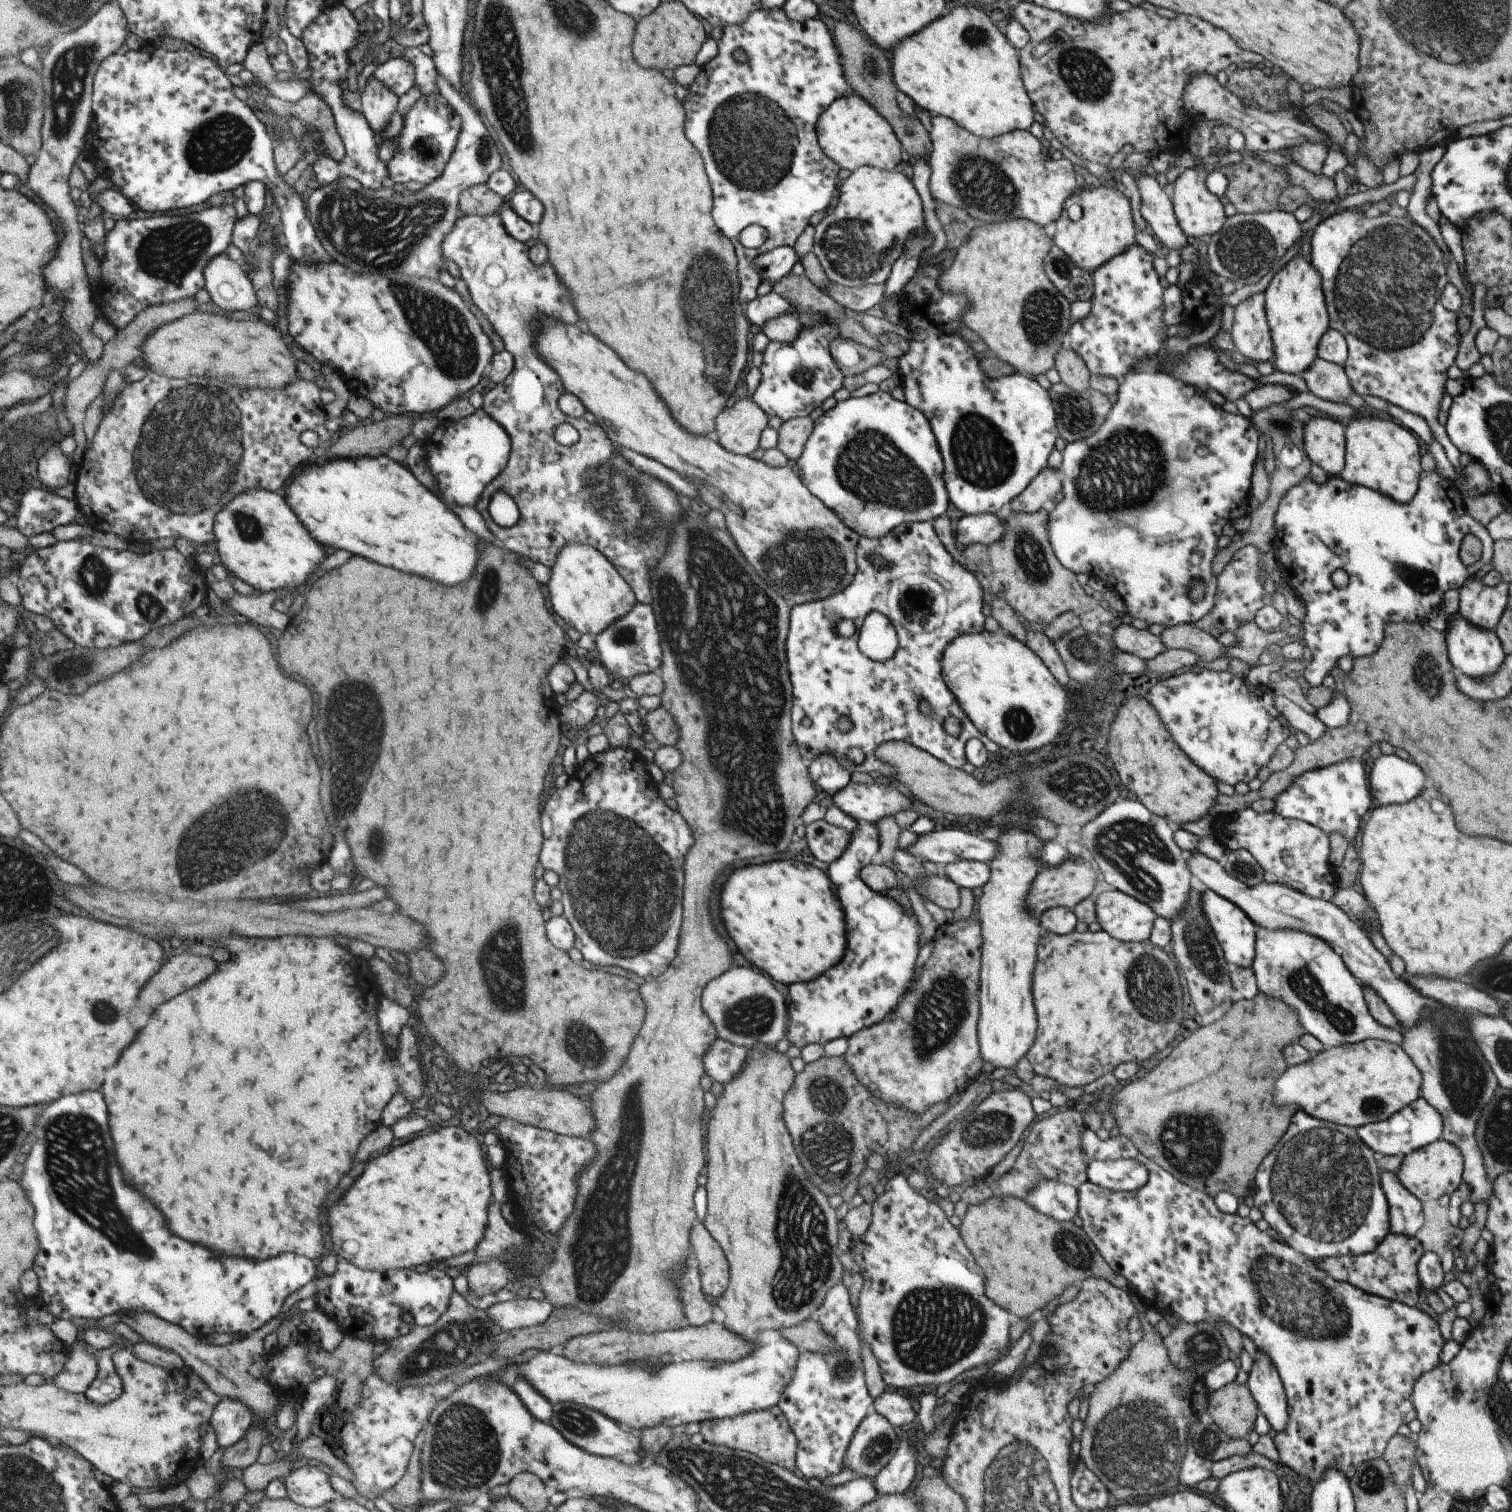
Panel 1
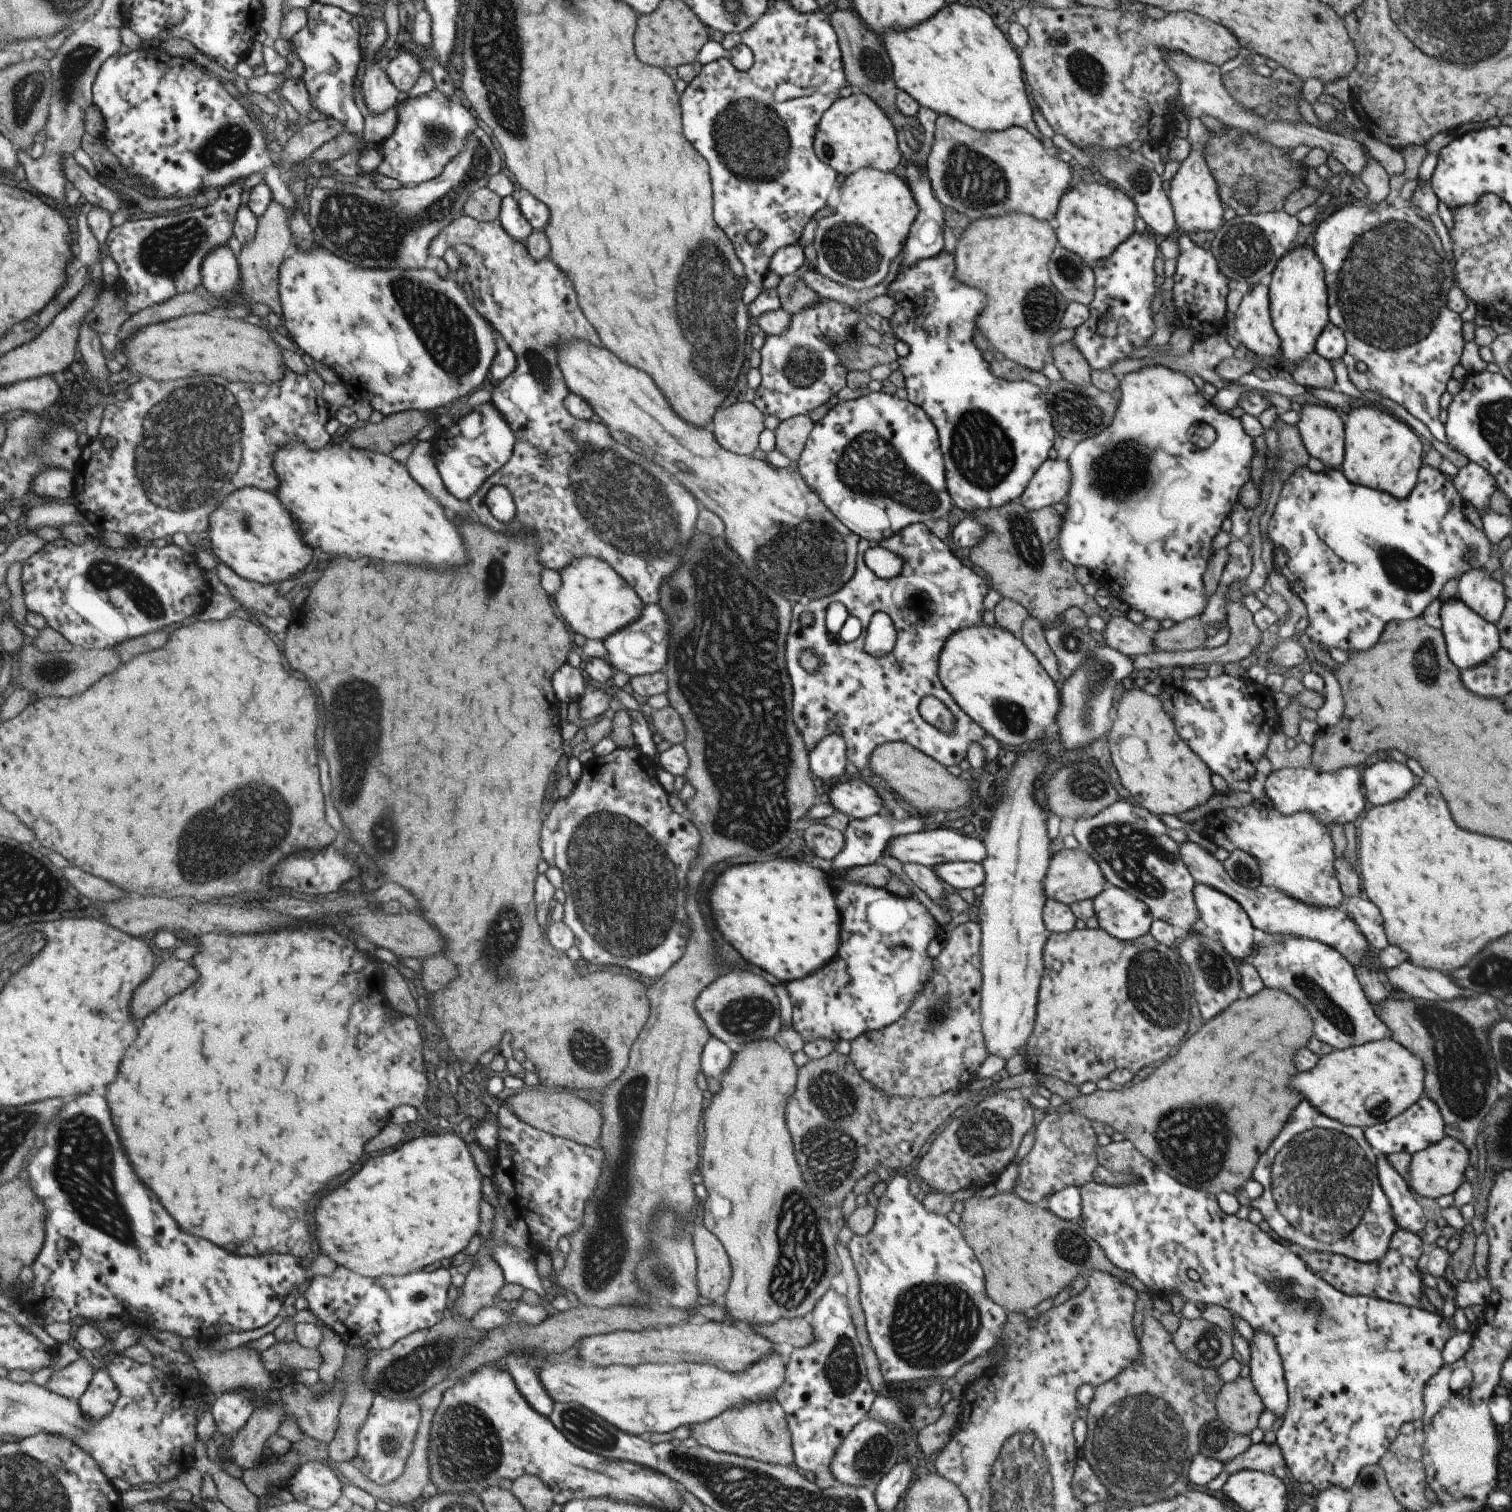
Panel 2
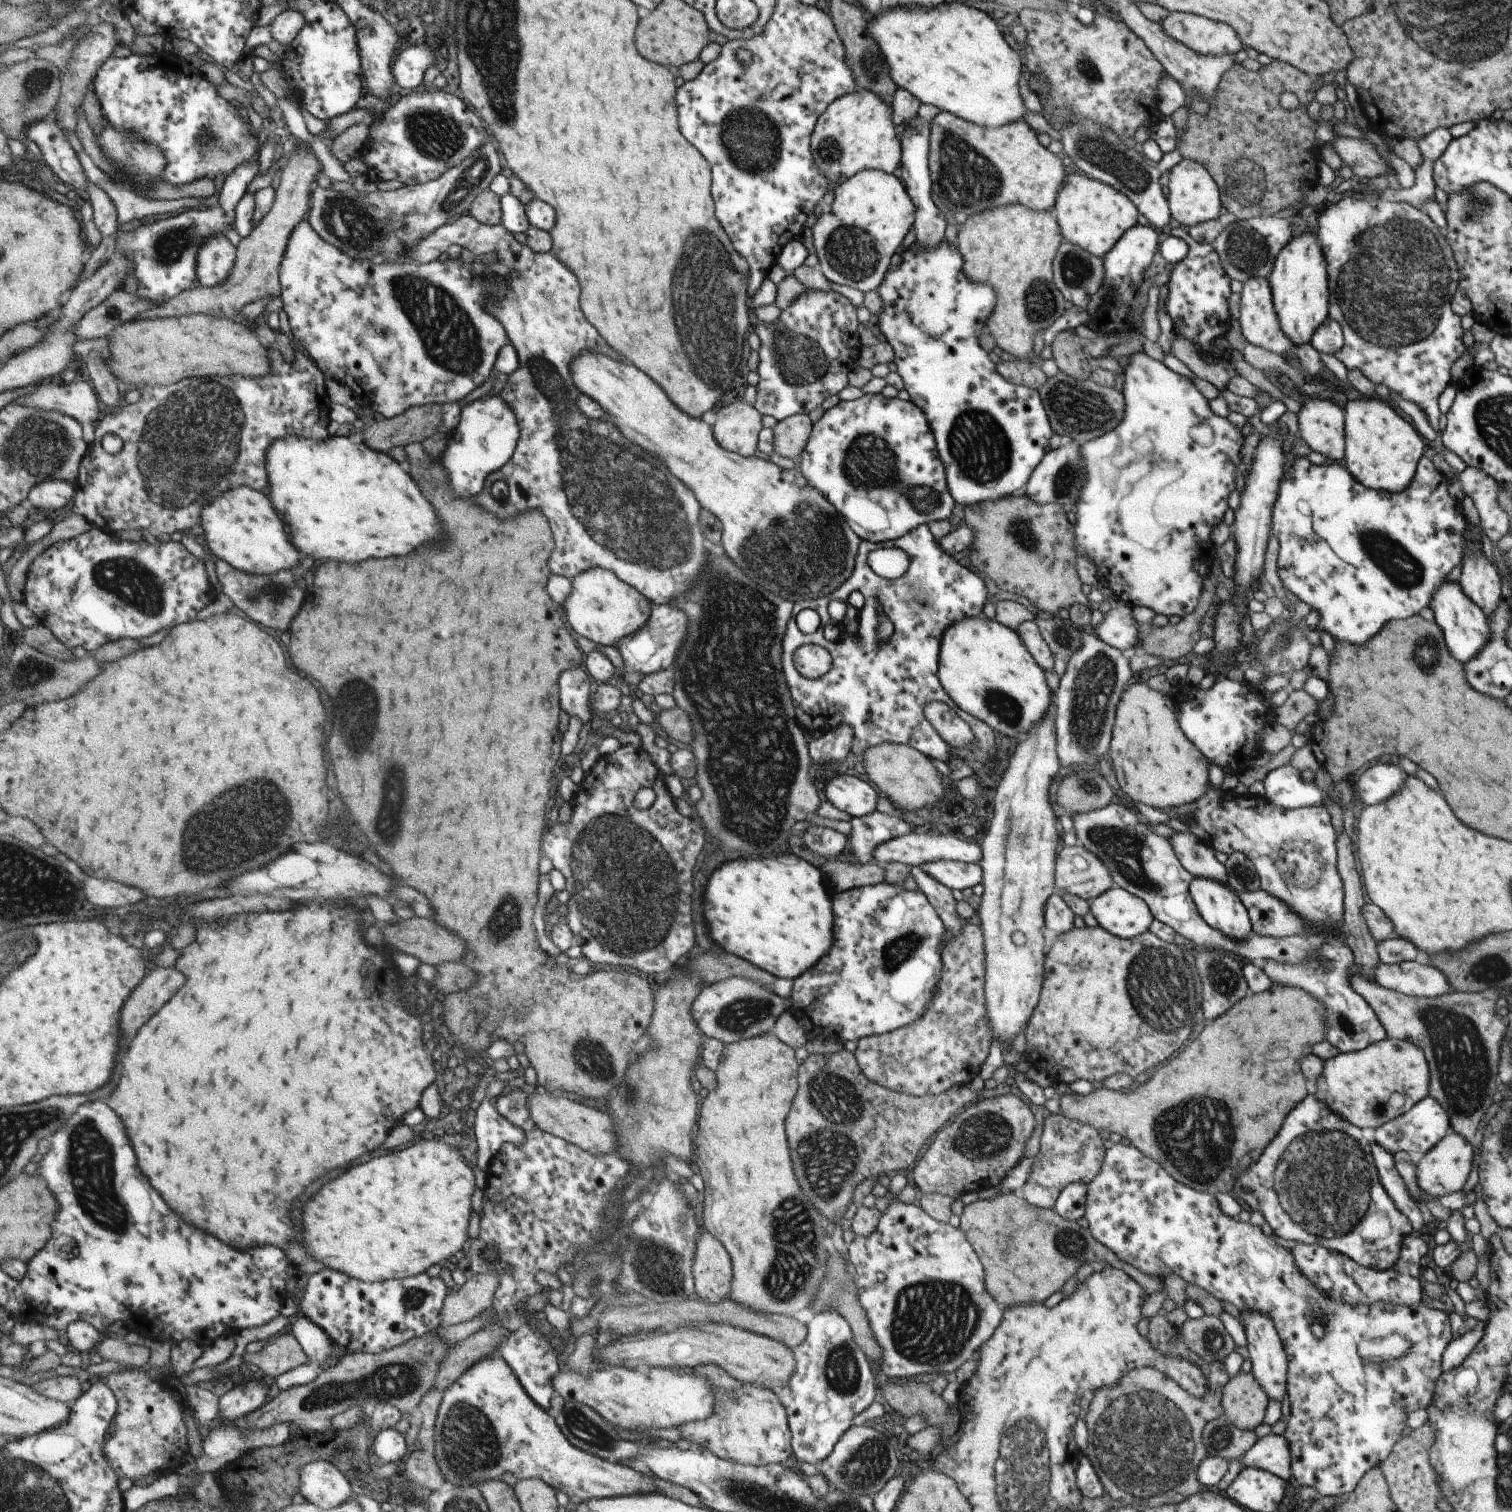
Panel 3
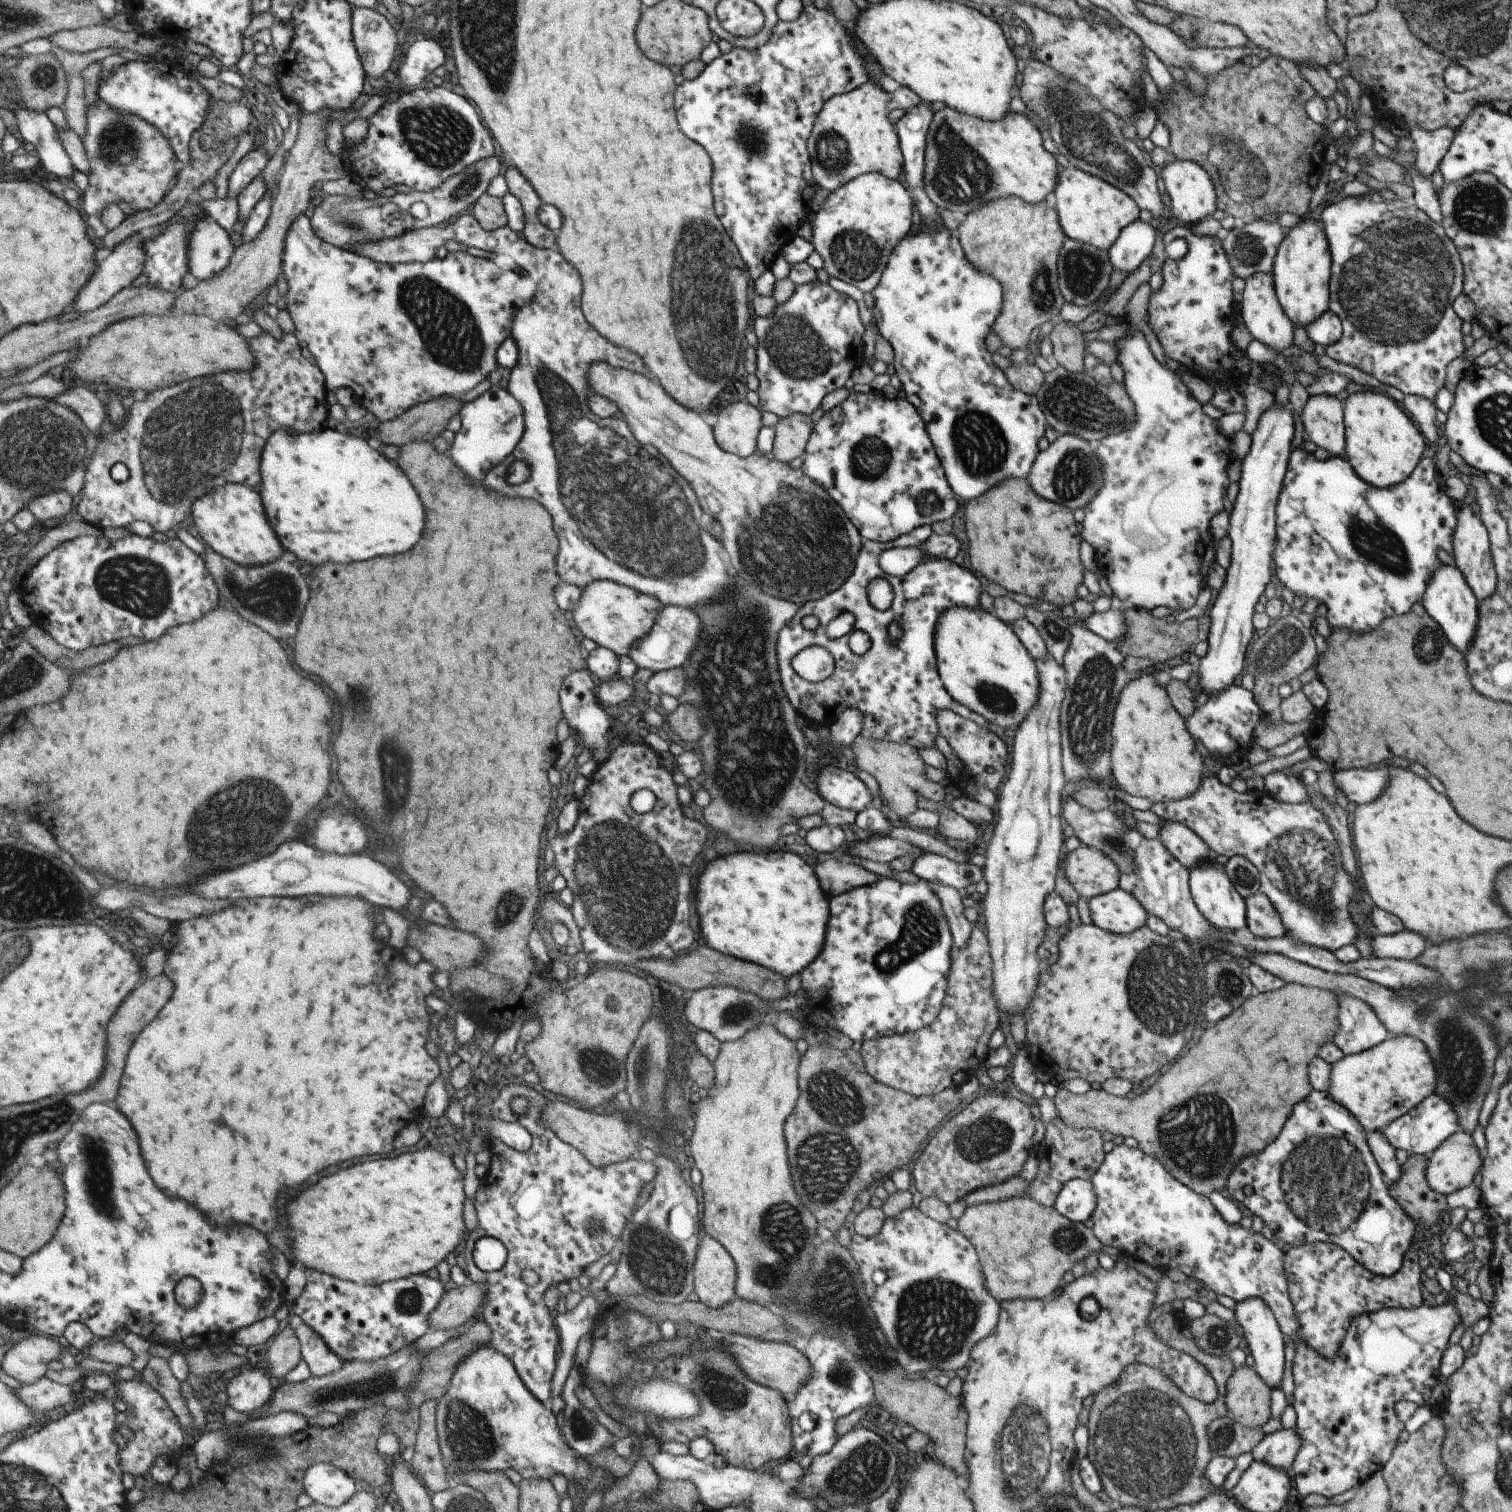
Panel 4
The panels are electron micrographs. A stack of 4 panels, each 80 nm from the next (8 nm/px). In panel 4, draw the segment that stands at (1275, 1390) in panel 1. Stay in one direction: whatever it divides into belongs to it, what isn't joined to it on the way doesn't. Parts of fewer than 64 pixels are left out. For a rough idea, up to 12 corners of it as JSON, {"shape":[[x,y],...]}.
{"shape":[[1257,1297],[1232,1308],[1269,1388],[1283,1374],[1284,1337],[1267,1304]]}

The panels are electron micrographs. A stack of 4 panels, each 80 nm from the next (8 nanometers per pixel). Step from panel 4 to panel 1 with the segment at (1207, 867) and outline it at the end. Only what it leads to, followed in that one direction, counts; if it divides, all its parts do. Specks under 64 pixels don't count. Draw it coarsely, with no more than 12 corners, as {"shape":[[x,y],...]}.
{"shape":[[1200,887],[1201,910],[1229,966],[1250,967],[1256,927]]}

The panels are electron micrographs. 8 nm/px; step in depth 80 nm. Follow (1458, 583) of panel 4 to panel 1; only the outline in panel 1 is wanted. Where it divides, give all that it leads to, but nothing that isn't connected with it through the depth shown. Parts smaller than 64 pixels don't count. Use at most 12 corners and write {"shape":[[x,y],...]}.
{"shape":[[1447,615],[1449,662],[1487,679],[1502,663],[1493,630]]}

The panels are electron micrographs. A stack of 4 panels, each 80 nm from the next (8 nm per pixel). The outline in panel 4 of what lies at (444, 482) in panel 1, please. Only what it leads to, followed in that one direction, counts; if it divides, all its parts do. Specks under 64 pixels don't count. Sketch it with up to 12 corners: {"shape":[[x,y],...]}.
{"shape":[[493,383],[460,412],[453,458],[477,482],[518,447],[523,405]]}

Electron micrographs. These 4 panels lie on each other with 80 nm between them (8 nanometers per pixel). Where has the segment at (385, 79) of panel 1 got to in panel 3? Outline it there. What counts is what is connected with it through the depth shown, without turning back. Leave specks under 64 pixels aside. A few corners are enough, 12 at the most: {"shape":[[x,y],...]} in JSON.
{"shape":[[429,44],[411,45],[398,56],[392,73],[402,92],[423,84],[437,62]]}

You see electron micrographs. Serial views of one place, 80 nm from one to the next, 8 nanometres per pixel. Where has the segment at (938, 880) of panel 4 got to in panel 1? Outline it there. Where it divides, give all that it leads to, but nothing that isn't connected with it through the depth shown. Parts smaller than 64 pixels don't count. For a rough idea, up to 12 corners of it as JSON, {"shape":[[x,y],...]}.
{"shape":[[960,860],[940,867],[958,888],[977,888],[989,878],[989,867]]}

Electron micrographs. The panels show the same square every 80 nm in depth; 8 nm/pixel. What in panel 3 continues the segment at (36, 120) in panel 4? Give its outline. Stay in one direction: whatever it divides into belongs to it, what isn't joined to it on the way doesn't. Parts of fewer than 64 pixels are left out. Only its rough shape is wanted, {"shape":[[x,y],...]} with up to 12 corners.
{"shape":[[51,118],[26,128],[60,182],[84,197],[88,176]]}

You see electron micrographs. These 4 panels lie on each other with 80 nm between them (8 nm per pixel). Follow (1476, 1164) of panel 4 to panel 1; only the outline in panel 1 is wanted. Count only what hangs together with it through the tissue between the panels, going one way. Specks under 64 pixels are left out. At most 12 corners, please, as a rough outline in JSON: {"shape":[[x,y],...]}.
{"shape":[[1440,1138],[1404,1155],[1395,1174],[1417,1200],[1450,1195],[1462,1156]]}

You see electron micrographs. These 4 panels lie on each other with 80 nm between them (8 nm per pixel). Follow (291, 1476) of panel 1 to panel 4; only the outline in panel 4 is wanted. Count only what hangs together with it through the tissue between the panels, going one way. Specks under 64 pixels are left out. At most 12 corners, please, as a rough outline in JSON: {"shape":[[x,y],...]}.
{"shape":[[319,1463],[306,1472],[306,1494],[338,1507],[357,1494],[345,1469]]}

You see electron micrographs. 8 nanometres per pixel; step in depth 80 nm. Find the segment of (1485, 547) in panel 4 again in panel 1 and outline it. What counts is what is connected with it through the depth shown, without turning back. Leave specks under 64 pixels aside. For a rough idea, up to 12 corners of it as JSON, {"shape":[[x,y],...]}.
{"shape":[[1467,577],[1458,613],[1493,630],[1507,604],[1507,584]]}

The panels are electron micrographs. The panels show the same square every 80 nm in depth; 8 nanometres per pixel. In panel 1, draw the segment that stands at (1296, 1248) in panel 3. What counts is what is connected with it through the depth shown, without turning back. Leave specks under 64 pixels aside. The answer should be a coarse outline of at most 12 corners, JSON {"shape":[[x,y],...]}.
{"shape":[[1387,1233],[1362,1255],[1315,1266],[1334,1281],[1414,1307],[1415,1237]]}

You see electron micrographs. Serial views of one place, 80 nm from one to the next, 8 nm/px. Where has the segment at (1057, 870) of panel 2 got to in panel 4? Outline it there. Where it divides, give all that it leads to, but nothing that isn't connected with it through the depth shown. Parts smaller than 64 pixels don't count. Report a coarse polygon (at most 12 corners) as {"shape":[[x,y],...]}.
{"shape":[[1080,844],[1060,866],[1085,899],[1118,888],[1119,869]]}

